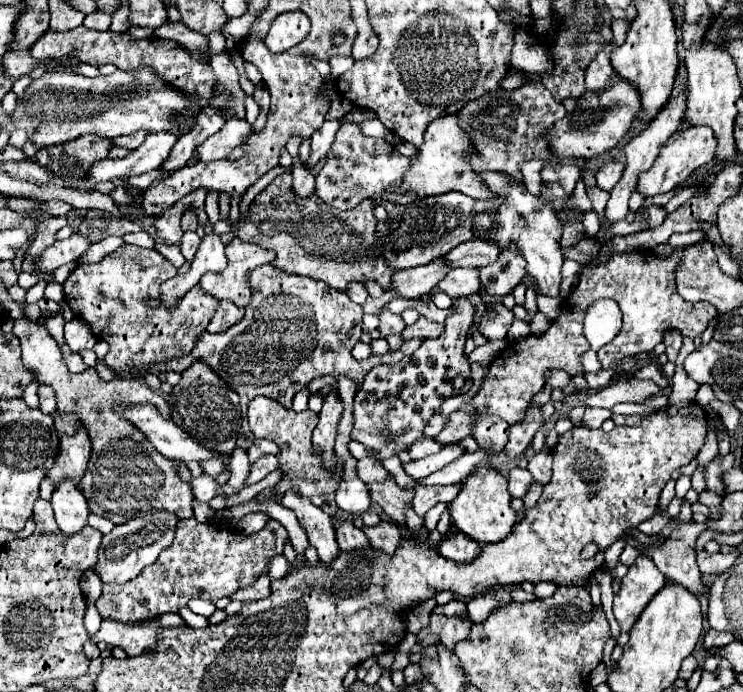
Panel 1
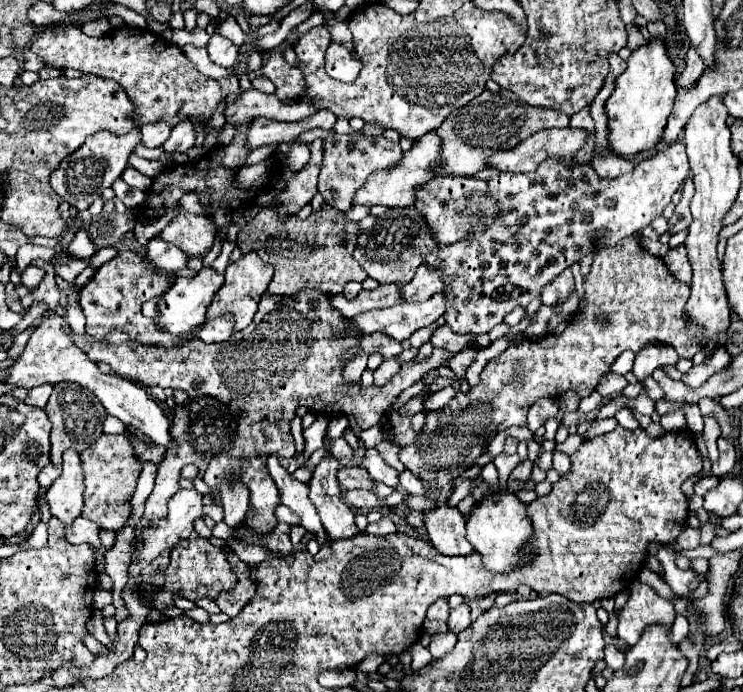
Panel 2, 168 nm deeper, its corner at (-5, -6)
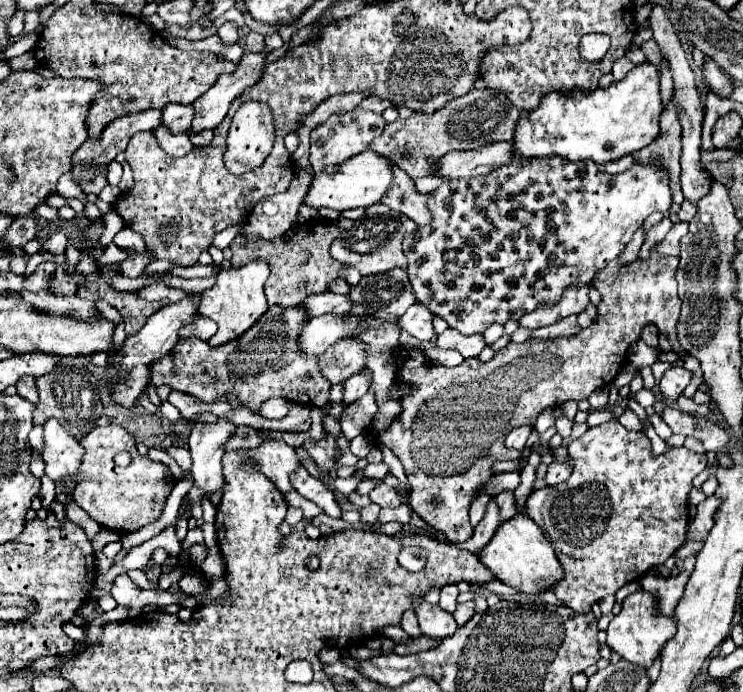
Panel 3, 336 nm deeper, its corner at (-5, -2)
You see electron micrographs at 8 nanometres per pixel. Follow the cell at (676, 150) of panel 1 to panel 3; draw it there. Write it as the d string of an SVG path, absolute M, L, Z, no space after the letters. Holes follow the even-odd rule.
M558 155L540 157L540 159L514 159L510 165L500 167L490 175L446 181L436 191L432 191L432 199L430 199L428 207L434 215L434 223L428 225L428 227L418 227L414 233L406 235L406 239L404 239L404 253L408 257L410 283L412 283L416 299L420 303L424 303L434 315L442 317L452 329L460 331L462 335L484 333L492 323L506 323L508 319L520 319L522 315L534 311L542 301L544 303L556 303L560 299L562 291L570 283L588 283L588 281L592 281L592 275L598 269L602 269L604 265L614 261L624 251L624 247L630 243L636 229L642 225L642 221L650 213L660 211L660 213L666 215L670 205L672 205L672 193L670 193L670 187L668 187L668 171L662 171L660 167L654 167L654 163L650 163L650 165L634 163L628 171L618 173L618 175L610 175L610 173L602 173L596 167L596 163L590 161L590 159L568 161L568 159L562 159Z

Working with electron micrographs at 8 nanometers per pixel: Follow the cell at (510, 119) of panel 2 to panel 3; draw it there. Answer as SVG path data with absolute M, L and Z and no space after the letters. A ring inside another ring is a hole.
M474 89L464 97L450 101L446 107L442 107L432 115L414 113L408 119L396 119L394 123L384 127L384 133L378 139L374 139L370 149L396 161L398 167L402 167L412 179L432 177L434 163L438 163L438 159L442 159L442 155L450 151L474 149L492 141L510 141L514 137L518 117L522 115L524 111L520 107L514 107L514 103L506 99L506 95L490 89ZM404 145L410 149L408 157L402 157L398 153L398 147Z

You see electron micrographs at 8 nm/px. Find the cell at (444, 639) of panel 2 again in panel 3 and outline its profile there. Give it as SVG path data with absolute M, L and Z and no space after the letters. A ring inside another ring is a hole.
M422 601L414 611L418 615L418 623L420 623L422 633L436 639L436 641L454 635L458 629L454 617L450 613L442 611L438 605L428 605L426 601Z

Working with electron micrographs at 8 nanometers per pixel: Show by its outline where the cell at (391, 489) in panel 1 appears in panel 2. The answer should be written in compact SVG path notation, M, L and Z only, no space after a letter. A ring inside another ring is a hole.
M354 465L340 467L338 481L346 489L372 489L374 491L372 477L368 475L368 471L364 467L354 467Z

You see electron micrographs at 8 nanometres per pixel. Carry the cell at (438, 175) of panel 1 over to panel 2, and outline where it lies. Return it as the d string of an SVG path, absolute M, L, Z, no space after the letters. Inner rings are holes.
M426 133L422 135L422 139L418 139L418 143L412 145L410 151L406 151L402 155L402 159L380 173L372 173L366 183L354 193L352 203L354 205L384 205L384 207L410 207L414 203L414 191L418 187L422 187L422 183L428 183L434 175L430 175L430 163L434 159L438 159L438 137L434 133Z

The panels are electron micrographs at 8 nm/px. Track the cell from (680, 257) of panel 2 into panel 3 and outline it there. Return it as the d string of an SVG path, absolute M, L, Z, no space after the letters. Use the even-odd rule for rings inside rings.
M676 223L676 225L666 233L666 237L658 243L658 253L660 253L660 255L666 255L666 257L670 257L670 255L678 257L678 255L680 255L680 239L682 239L686 233L688 233L688 223Z

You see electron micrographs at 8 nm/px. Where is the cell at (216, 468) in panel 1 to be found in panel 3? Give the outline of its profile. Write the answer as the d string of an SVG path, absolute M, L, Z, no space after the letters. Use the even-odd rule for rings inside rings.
M171 446L167 449L167 452L172 456L172 458L177 462L184 472L191 468L191 455L187 449Z

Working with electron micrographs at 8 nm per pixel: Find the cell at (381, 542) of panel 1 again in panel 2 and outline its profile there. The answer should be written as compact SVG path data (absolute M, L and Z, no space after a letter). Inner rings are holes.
M384 515L378 523L368 523L366 533L372 533L372 535L390 535L390 533L396 533L396 525L390 521L388 515Z

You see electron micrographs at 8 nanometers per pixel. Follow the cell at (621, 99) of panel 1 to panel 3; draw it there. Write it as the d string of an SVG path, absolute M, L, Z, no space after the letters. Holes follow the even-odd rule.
M496 141L470 151L452 151L442 157L438 165L438 175L450 179L486 175L494 171L494 167L504 167L504 163L510 163L512 157L516 157L514 145L508 141Z

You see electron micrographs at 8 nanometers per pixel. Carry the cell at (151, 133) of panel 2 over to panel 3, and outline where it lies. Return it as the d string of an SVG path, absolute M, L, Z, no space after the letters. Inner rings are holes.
M170 103L162 109L162 127L170 129L170 133L182 133L188 131L190 121L192 121L194 109L190 105L182 107L176 103Z

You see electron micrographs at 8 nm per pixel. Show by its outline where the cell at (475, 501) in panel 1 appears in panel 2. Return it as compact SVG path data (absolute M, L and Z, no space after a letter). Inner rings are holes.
M494 493L480 505L472 509L472 515L466 523L468 541L472 543L474 551L482 555L482 565L492 573L508 573L522 567L526 559L526 545L534 535L530 517L526 515L526 505L518 501L516 495L510 493Z

